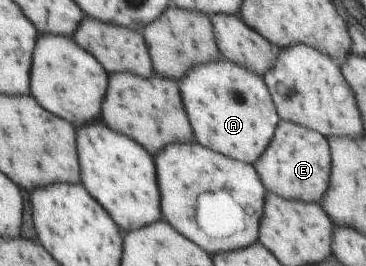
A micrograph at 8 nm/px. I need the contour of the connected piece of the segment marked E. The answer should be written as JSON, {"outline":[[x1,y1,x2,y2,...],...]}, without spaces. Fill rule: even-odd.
{"outline":[[285,120,279,121,269,148,253,165,266,191,285,200,321,204,331,180,331,152,327,139,315,130]]}

